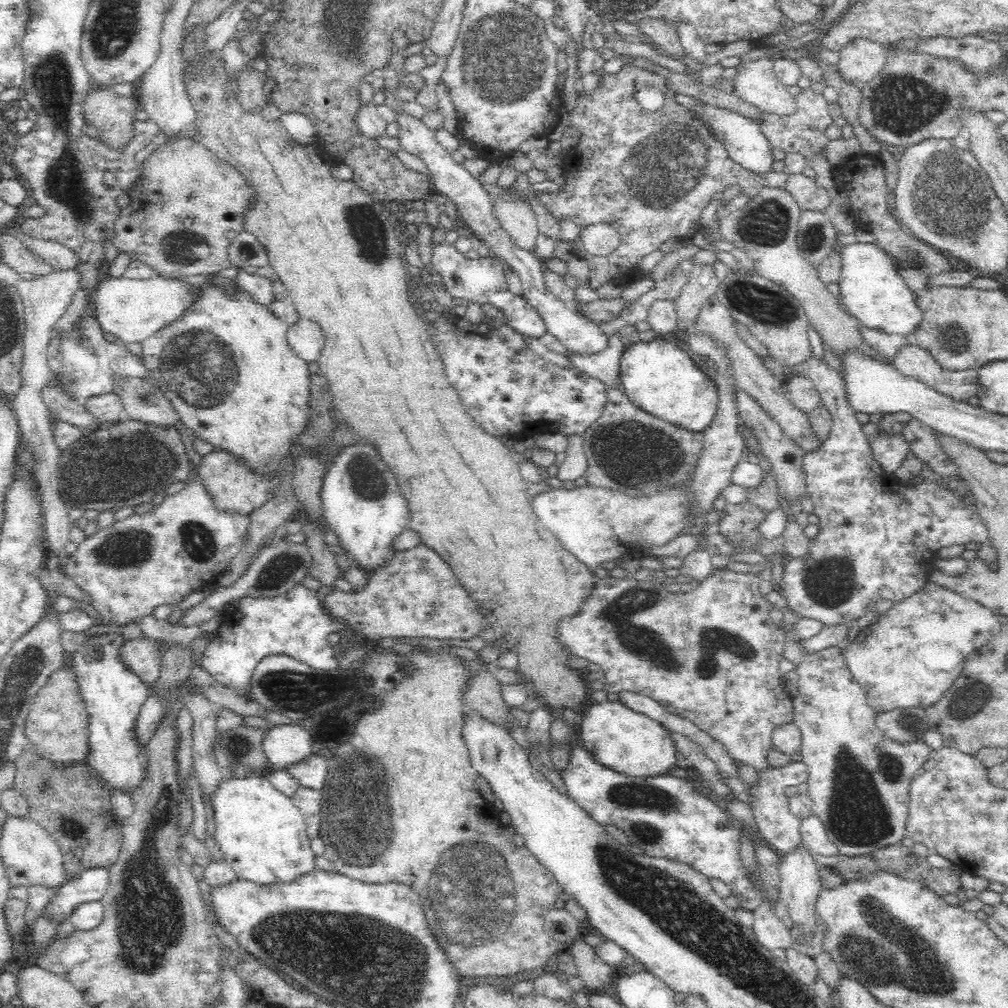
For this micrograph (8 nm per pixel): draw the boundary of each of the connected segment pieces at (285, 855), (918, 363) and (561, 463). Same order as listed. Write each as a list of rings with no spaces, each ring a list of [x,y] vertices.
[[[251,774],[243,778],[223,780],[212,801],[216,828],[215,839],[223,852],[224,862],[239,879],[270,888],[274,885],[290,885],[297,878],[310,874],[315,868],[316,855],[310,847],[310,836],[302,814],[291,798],[278,792],[266,775]]]
[[[913,341],[902,346],[892,358],[892,365],[902,375],[920,381],[920,383],[957,401],[965,401],[976,395],[978,373],[975,369],[951,371],[943,369]]]
[[[570,437],[566,450],[558,459],[557,478],[561,482],[573,481],[585,475],[589,462],[583,451],[583,437]]]

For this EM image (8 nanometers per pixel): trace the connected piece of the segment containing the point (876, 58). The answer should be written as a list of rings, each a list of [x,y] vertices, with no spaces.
[[[860,36],[846,42],[839,50],[837,67],[848,80],[864,82],[877,76],[888,57],[885,45]]]

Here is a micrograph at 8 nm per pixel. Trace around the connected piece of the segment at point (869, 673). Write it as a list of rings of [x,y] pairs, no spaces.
[[[929,582],[927,584],[927,589],[913,594],[910,598],[905,598],[904,601],[893,603],[892,606],[877,620],[874,620],[872,624],[860,628],[858,634],[856,634],[856,638],[841,651],[851,671],[852,677],[863,689],[867,704],[872,708],[875,714],[895,709],[910,709],[922,713],[924,710],[936,706],[938,702],[944,698],[944,694],[950,692],[952,686],[954,686],[954,682],[962,676],[964,659],[969,655],[975,654],[977,649],[980,649],[985,642],[988,642],[990,638],[1001,629],[1001,625],[1002,624],[996,618],[996,614],[988,610],[985,606],[982,606],[979,602],[966,600],[948,589],[944,589]]]

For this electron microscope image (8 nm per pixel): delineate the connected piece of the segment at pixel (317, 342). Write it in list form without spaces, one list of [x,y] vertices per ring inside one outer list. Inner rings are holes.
[[[302,317],[286,330],[286,339],[294,352],[307,363],[317,360],[325,344],[319,324]]]

